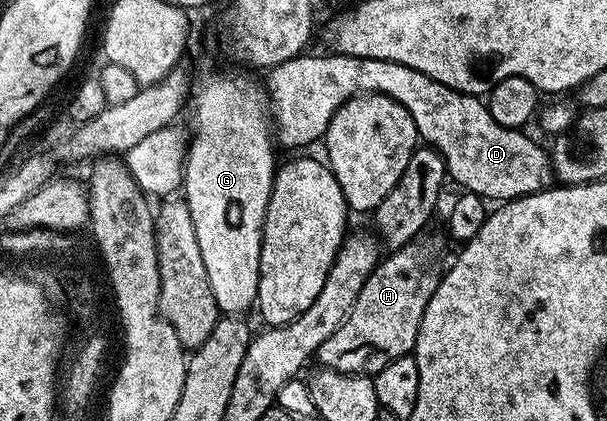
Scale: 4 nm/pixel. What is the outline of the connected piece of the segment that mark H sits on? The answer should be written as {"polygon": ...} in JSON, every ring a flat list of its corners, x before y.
{"polygon":[[414,239,404,249,390,252,386,261,378,260,343,323,318,347,318,366,340,373,376,375,387,363,416,350,423,311,443,276,436,243,421,240]]}

